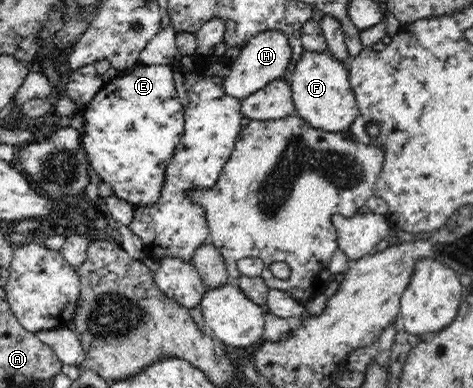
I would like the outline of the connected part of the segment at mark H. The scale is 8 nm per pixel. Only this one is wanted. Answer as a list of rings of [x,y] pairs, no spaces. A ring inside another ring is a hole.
[[[265,30],[259,33],[247,45],[242,47],[241,54],[229,66],[225,77],[225,90],[230,97],[243,100],[251,93],[263,89],[267,82],[283,78],[292,63],[293,47],[287,33],[281,30]]]

